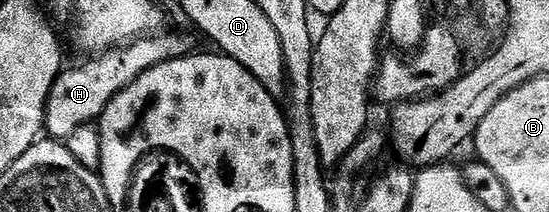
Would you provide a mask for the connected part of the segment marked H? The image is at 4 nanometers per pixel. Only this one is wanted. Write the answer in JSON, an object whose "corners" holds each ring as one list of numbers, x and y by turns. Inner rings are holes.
{"corners":[[167,30,162,34,142,36,140,40,133,40,129,44,111,48,108,52,92,55,84,59,87,61,80,68,64,67,53,82,53,90,47,99,46,135,60,142,66,141,67,136,73,134,73,130,77,130,77,126,98,121,105,106,113,102,116,94,125,90,125,86,133,83,138,76,145,74,145,70,161,62,192,55,195,51,193,37]]}

